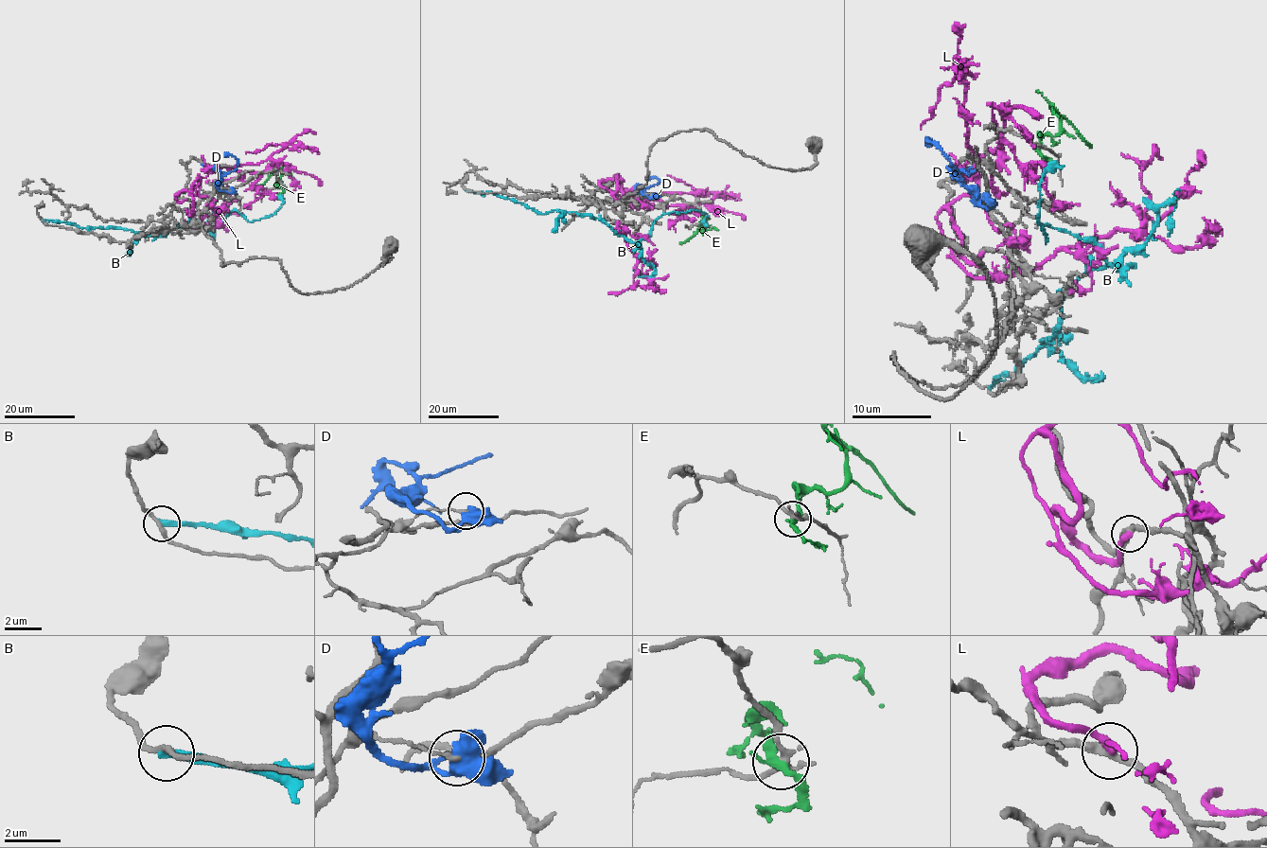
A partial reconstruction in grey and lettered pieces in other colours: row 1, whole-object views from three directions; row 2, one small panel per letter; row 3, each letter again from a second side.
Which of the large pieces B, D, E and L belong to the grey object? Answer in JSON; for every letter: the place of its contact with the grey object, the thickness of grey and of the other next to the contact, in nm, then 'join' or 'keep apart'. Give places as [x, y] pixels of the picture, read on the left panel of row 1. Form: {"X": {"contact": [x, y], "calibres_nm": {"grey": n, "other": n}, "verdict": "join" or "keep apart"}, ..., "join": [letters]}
{"B": {"contact": [43, 220], "calibres_nm": {"grey": 200, "other": 360}, "verdict": "keep apart"}, "D": {"contact": [229, 189], "calibres_nm": {"grey": 120, "other": 460}, "verdict": "keep apart"}, "E": {"contact": [281, 186], "calibres_nm": {"grey": 200, "other": 280}, "verdict": "keep apart"}, "L": {"contact": [185, 199], "calibres_nm": {"grey": 300, "other": 340}, "verdict": "keep apart"}, "join": []}

